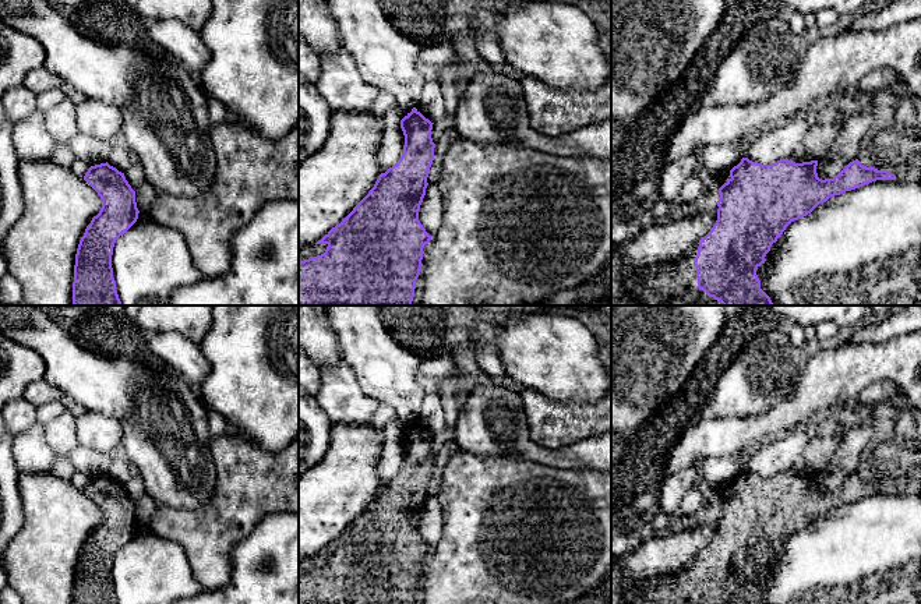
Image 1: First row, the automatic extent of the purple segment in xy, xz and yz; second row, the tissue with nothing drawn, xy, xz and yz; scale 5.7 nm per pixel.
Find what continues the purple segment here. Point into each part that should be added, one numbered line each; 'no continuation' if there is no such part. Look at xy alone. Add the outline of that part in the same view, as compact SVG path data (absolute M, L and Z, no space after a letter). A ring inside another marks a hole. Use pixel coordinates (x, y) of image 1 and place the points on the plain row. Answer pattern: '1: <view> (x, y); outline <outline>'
no continuation

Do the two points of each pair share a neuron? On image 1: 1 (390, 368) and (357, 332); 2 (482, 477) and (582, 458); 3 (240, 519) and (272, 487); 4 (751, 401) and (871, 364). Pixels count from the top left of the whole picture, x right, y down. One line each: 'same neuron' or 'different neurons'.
1: same neuron
2: different neurons
3: same neuron
4: different neurons

